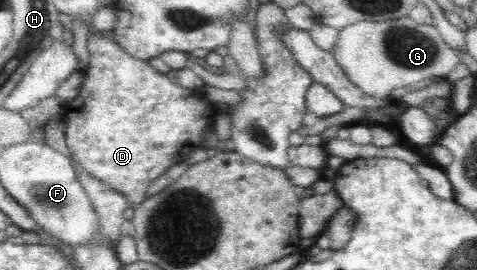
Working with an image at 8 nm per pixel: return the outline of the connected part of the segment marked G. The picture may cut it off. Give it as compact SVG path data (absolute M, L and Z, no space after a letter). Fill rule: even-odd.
M409 16L345 26L339 31L332 55L355 87L365 95L388 101L392 101L394 89L433 77L446 78L461 62L433 25L415 22Z

